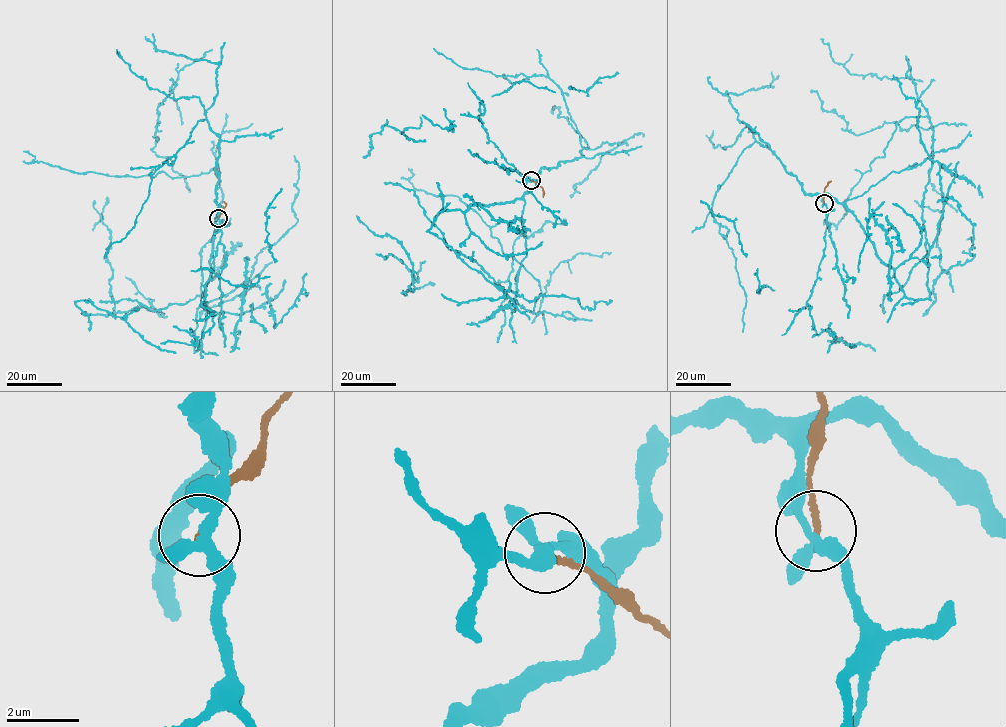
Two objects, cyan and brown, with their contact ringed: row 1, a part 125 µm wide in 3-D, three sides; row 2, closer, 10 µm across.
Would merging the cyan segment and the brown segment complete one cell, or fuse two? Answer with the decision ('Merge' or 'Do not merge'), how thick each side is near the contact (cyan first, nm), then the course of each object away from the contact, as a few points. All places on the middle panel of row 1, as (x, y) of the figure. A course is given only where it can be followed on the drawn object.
Do not merge. Thickness 280 nm (cyan) against 160 nm. Course of cyan: (531, 180), (508, 202), (444, 210), (428, 230), (532, 313), (539, 281), (480, 216), (418, 190), (408, 168). Course of brown: (531, 180), (542, 188), (543, 197)

